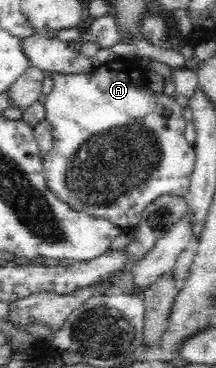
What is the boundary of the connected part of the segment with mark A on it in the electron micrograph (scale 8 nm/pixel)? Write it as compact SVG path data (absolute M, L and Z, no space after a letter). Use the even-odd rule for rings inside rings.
M135 60L99 63L88 73L51 72L53 90L42 98L54 136L51 150L42 160L48 189L73 210L106 218L124 233L133 231L147 206L160 195L187 194L195 161L194 148L185 139L183 108L174 98L150 90L144 72Z

